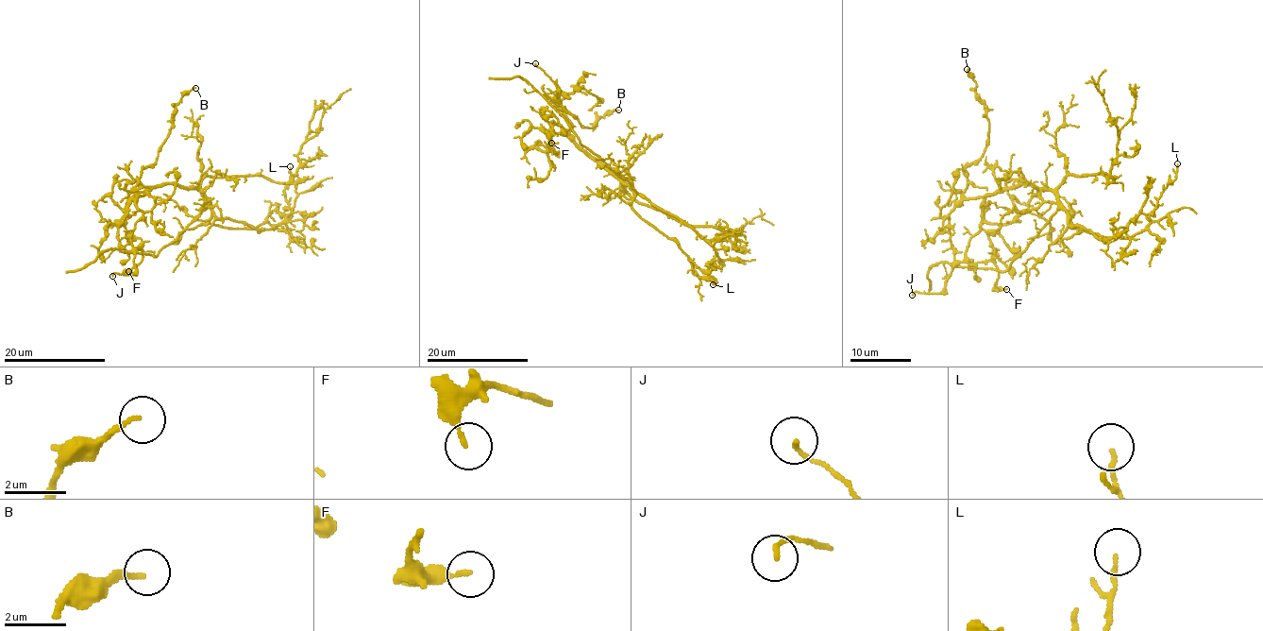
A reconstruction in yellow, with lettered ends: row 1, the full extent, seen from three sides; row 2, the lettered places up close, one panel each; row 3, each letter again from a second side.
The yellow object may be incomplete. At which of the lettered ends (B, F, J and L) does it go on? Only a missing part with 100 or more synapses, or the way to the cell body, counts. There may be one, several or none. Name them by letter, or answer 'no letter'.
no letter

